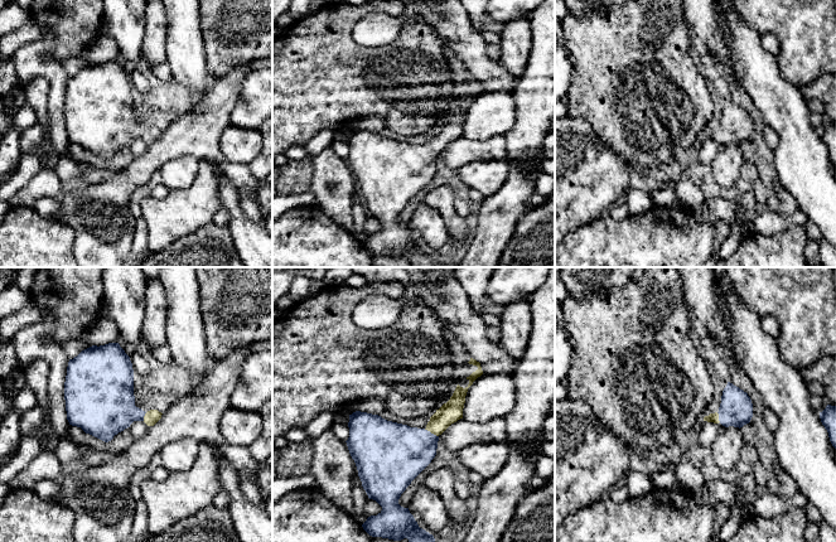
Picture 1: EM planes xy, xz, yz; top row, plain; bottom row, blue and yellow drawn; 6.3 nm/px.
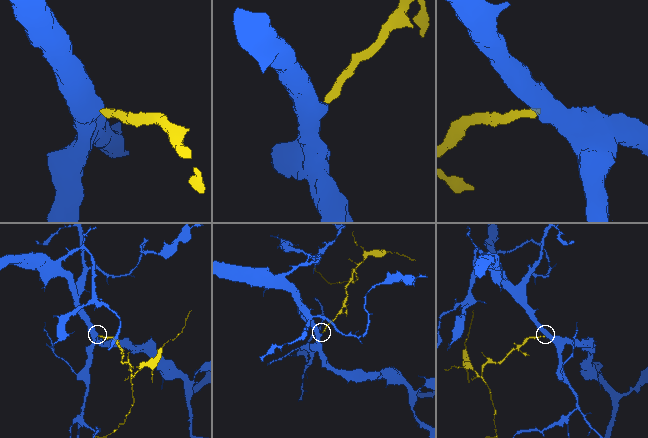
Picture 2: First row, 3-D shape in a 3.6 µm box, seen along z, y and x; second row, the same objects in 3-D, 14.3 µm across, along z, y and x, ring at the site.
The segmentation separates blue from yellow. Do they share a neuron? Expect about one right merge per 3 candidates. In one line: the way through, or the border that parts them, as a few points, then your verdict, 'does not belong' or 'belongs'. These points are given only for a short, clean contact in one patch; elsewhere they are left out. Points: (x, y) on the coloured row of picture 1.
runs through xz (397, 454), (414, 449), (430, 432), (452, 411); belongs

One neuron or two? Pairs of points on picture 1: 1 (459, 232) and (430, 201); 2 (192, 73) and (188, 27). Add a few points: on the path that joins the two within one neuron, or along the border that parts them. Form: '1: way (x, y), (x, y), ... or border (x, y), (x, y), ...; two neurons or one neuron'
1: way (454, 223), (439, 204); one neuron
2: way (188, 62), (188, 38); one neuron

